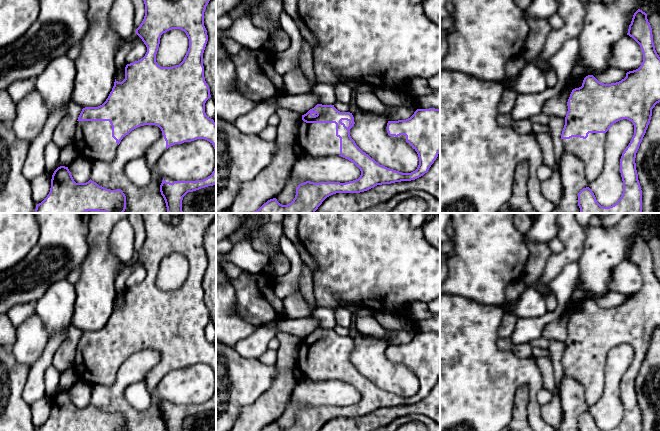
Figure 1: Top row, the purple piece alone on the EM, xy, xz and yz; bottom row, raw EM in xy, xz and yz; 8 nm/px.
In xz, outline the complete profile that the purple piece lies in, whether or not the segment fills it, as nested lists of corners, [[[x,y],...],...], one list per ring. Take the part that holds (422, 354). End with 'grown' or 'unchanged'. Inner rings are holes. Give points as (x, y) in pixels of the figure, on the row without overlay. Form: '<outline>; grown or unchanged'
[[[317,328],[306,338],[302,339],[299,345],[297,367],[301,371],[302,376],[313,381],[335,379],[348,383],[360,393],[361,399],[358,403],[345,407],[314,407],[306,405],[298,409],[295,422],[291,427],[282,429],[276,422],[273,422],[268,424],[261,431],[319,431],[327,421],[336,417],[360,417],[374,412],[377,409],[415,404],[428,396],[440,377],[440,333],[417,333],[410,342],[406,344],[388,345],[385,350],[385,356],[390,361],[406,365],[417,376],[419,389],[417,393],[411,397],[402,397],[380,389],[368,378],[363,376],[350,360],[350,353],[354,348],[352,337],[340,336],[334,329]]]; grown

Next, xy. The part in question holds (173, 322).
[[[140,213],[140,215],[145,228],[145,240],[136,253],[136,258],[146,269],[147,276],[140,284],[126,289],[125,303],[122,306],[115,303],[112,315],[102,329],[82,333],[77,344],[73,368],[79,380],[91,384],[112,386],[116,381],[121,364],[132,354],[144,349],[158,350],[162,359],[148,372],[144,379],[152,398],[161,379],[173,369],[205,363],[213,369],[216,379],[216,347],[205,337],[205,327],[211,319],[209,310],[205,305],[203,290],[203,277],[208,265],[207,254],[204,250],[204,236],[210,223],[216,217],[216,213],[206,213],[200,216],[192,213]],[[172,253],[180,253],[186,257],[189,263],[189,272],[179,289],[161,291],[156,286],[160,262],[163,257]]]; grown

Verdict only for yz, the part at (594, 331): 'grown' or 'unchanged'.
grown

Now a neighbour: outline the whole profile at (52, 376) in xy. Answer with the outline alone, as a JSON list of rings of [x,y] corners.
[[[50,365],[45,371],[45,393],[46,396],[51,398],[58,391],[60,391],[60,375],[61,373],[54,367]]]

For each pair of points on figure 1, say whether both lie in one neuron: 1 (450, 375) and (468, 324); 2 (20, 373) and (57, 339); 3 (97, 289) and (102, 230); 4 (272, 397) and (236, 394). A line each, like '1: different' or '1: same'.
1: same
2: different
3: same
4: different

